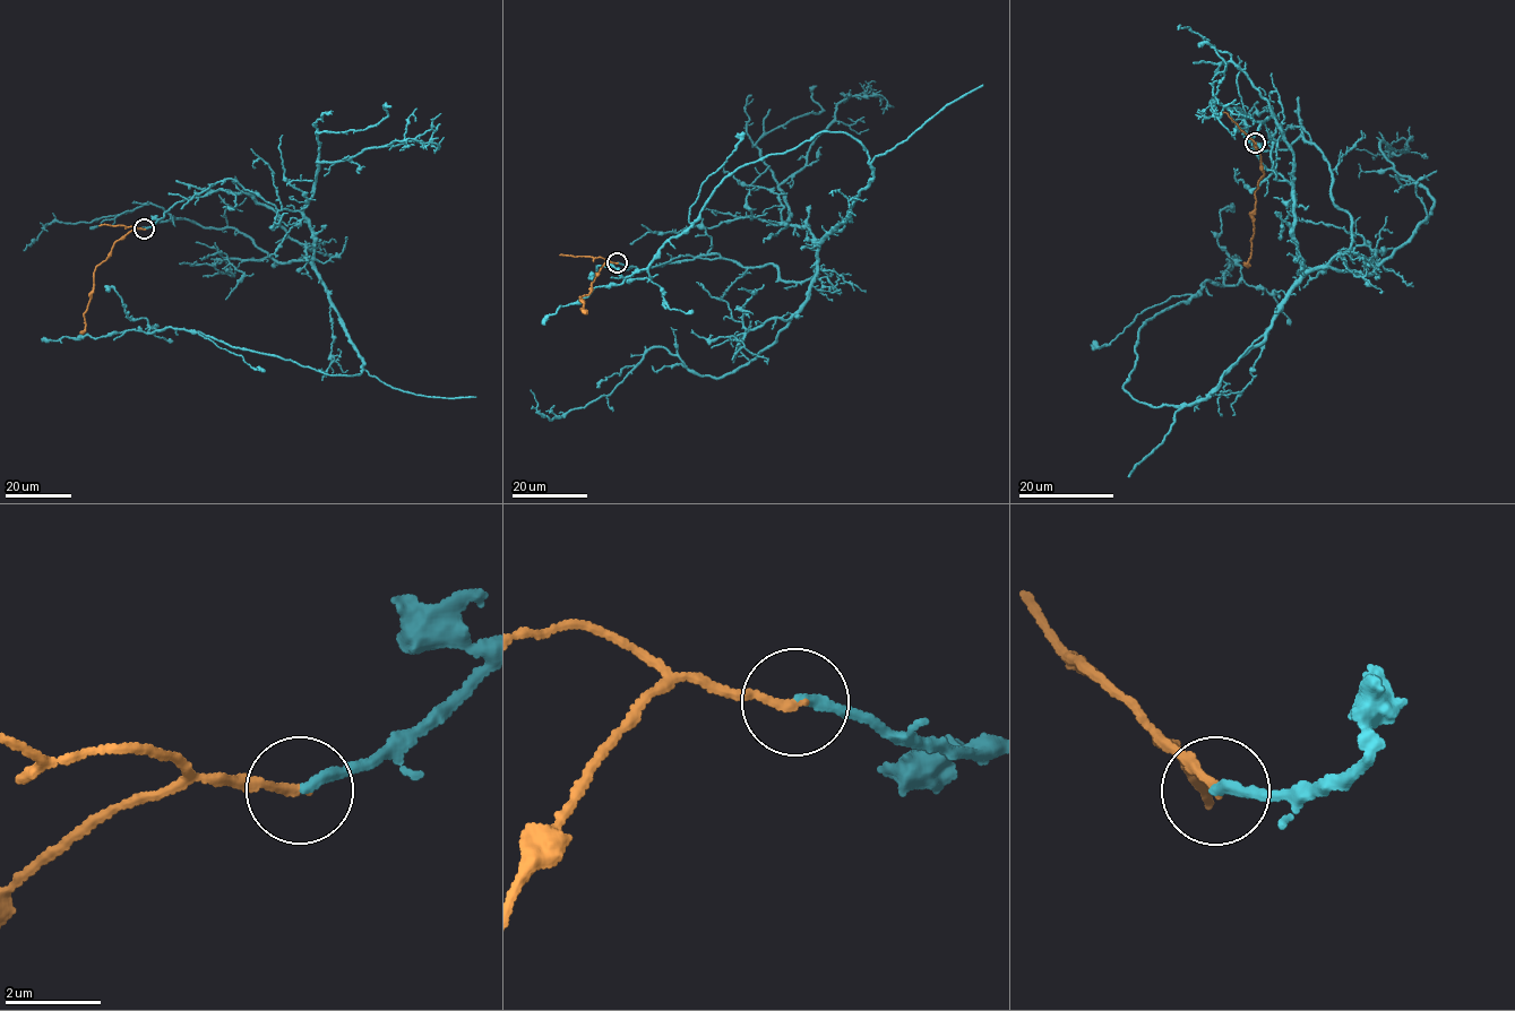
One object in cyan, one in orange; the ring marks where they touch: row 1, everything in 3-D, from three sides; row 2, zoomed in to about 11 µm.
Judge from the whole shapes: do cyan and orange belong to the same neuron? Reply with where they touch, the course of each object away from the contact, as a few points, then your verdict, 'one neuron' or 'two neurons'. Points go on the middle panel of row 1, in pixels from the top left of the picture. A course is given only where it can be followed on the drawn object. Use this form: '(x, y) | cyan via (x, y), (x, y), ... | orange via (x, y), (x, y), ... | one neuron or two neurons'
(617, 262) | cyan via (617, 262), (724, 258), (806, 281), (872, 178), (868, 150), (820, 132), (740, 166), (646, 268), (543, 325) | orange via (617, 262), (604, 262), (588, 294), (579, 297), (585, 302), (580, 309), (586, 312), (582, 310) | two neurons

